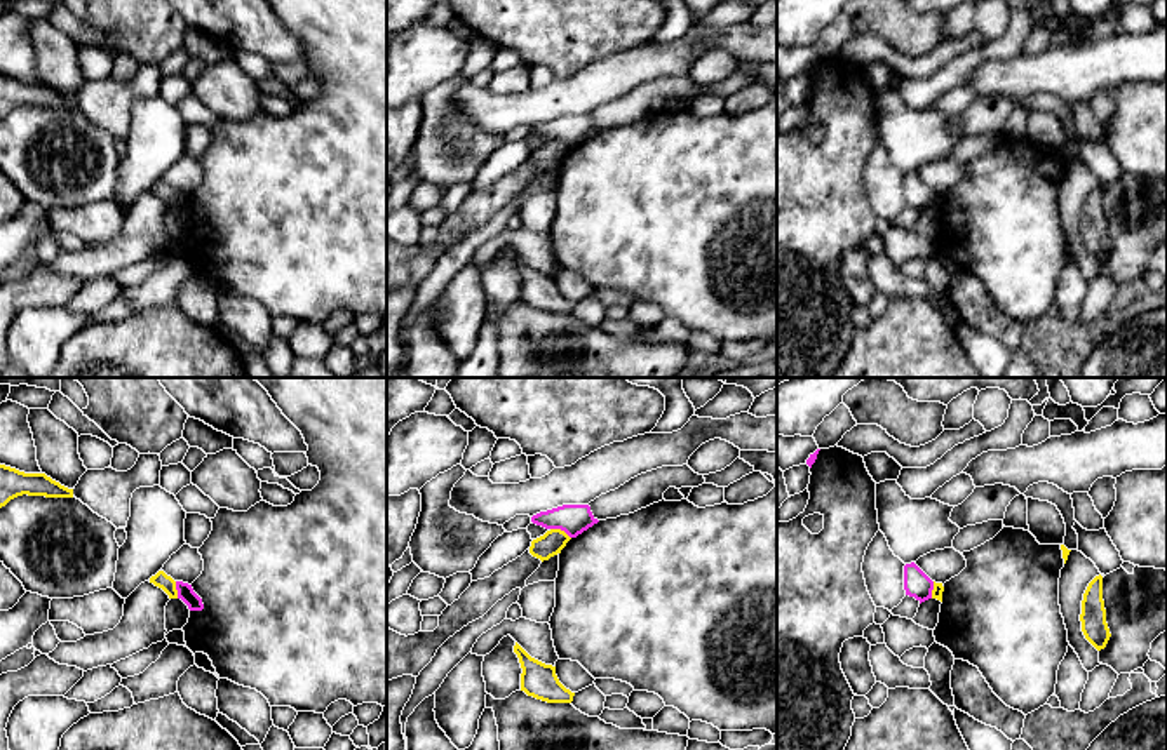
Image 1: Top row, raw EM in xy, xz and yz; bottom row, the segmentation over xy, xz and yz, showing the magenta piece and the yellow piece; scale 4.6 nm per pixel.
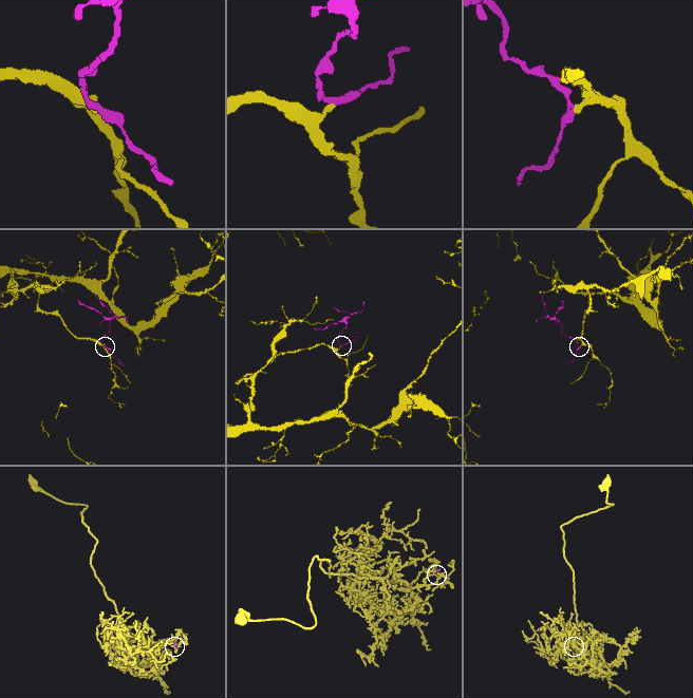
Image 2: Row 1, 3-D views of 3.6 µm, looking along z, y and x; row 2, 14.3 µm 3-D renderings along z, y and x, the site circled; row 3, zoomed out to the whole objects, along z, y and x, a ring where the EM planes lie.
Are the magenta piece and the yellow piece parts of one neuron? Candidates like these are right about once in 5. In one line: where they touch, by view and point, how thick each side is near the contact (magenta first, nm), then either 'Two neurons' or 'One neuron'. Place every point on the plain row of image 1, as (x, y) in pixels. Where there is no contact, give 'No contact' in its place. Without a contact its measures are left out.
Touches magenta at xz (561, 140). Thickness 140 nm (magenta) against 110 nm. Two neurons

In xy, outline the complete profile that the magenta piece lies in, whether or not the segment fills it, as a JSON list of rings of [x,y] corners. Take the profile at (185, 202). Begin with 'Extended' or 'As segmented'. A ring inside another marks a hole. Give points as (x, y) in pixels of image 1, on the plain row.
As segmented. [[[176,191],[178,209],[181,209],[190,221],[202,221],[202,209],[193,202],[192,195]]]

